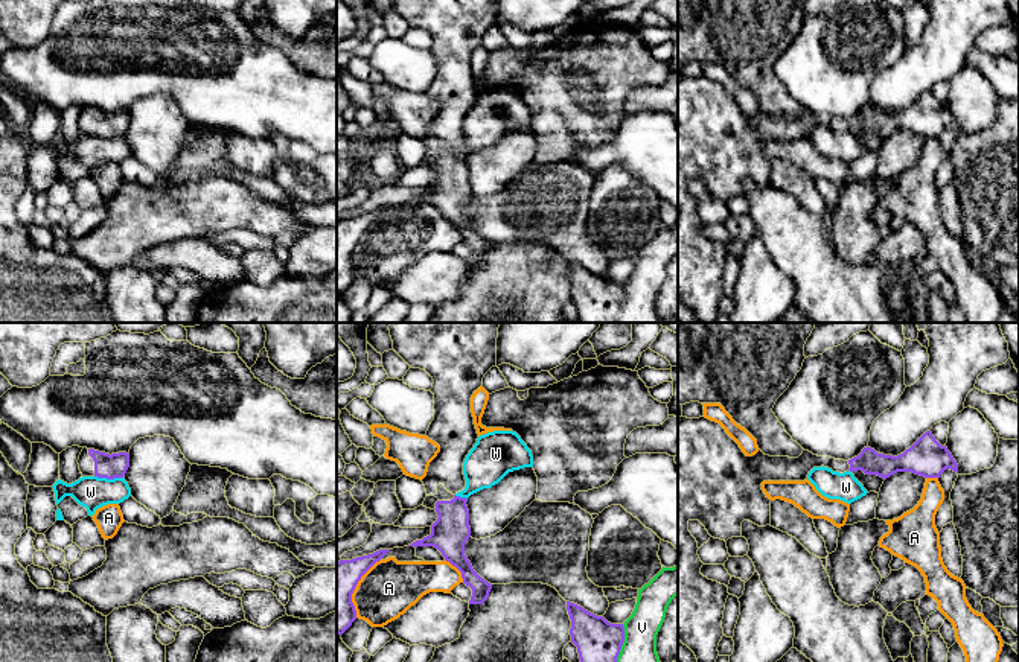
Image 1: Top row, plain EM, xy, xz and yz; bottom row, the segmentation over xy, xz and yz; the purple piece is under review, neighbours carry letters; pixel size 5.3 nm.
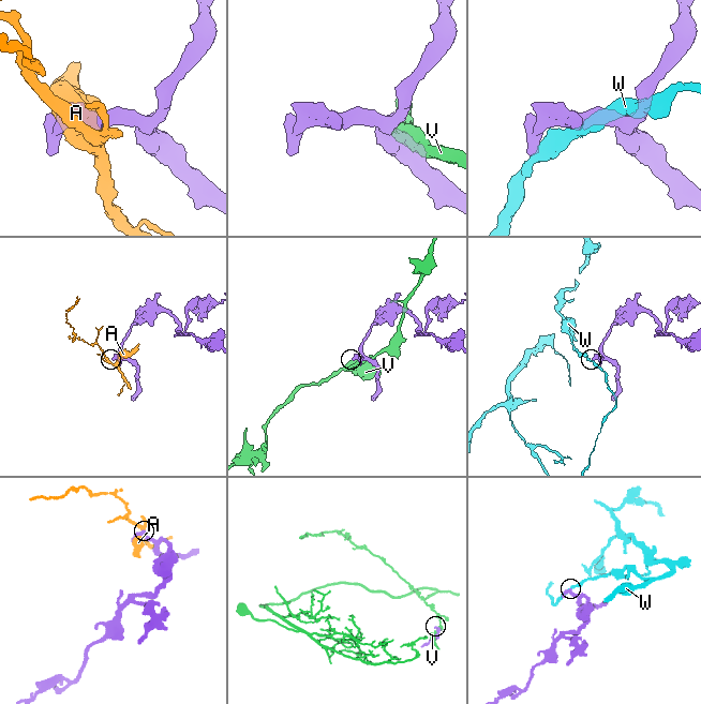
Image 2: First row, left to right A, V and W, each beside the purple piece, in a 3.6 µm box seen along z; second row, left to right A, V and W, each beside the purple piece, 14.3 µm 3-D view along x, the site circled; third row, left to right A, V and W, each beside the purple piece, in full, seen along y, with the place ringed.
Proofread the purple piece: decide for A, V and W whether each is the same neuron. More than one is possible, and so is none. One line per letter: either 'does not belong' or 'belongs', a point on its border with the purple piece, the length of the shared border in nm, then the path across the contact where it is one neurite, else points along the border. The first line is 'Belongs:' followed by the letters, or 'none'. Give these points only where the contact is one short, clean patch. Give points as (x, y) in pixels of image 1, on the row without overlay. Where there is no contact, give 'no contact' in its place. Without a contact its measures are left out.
Belongs: none
A: does not belong; meets purple in xz at (457, 227); contact 160 nm long
V: does not belong; meets purple in xz at (622, 303); contact 220 nm long
W: does not belong; meets purple in xy at (108, 137); contact 150 nm long

